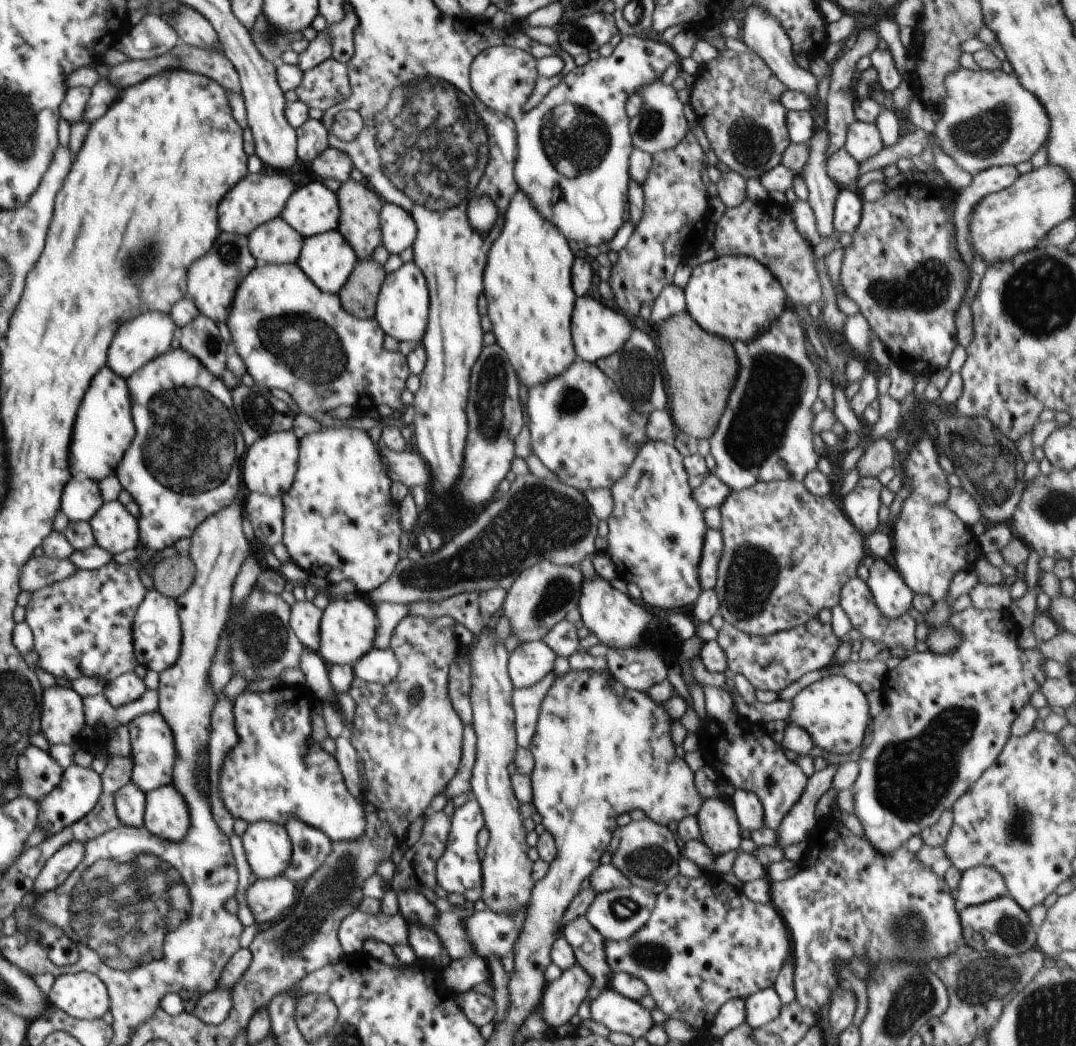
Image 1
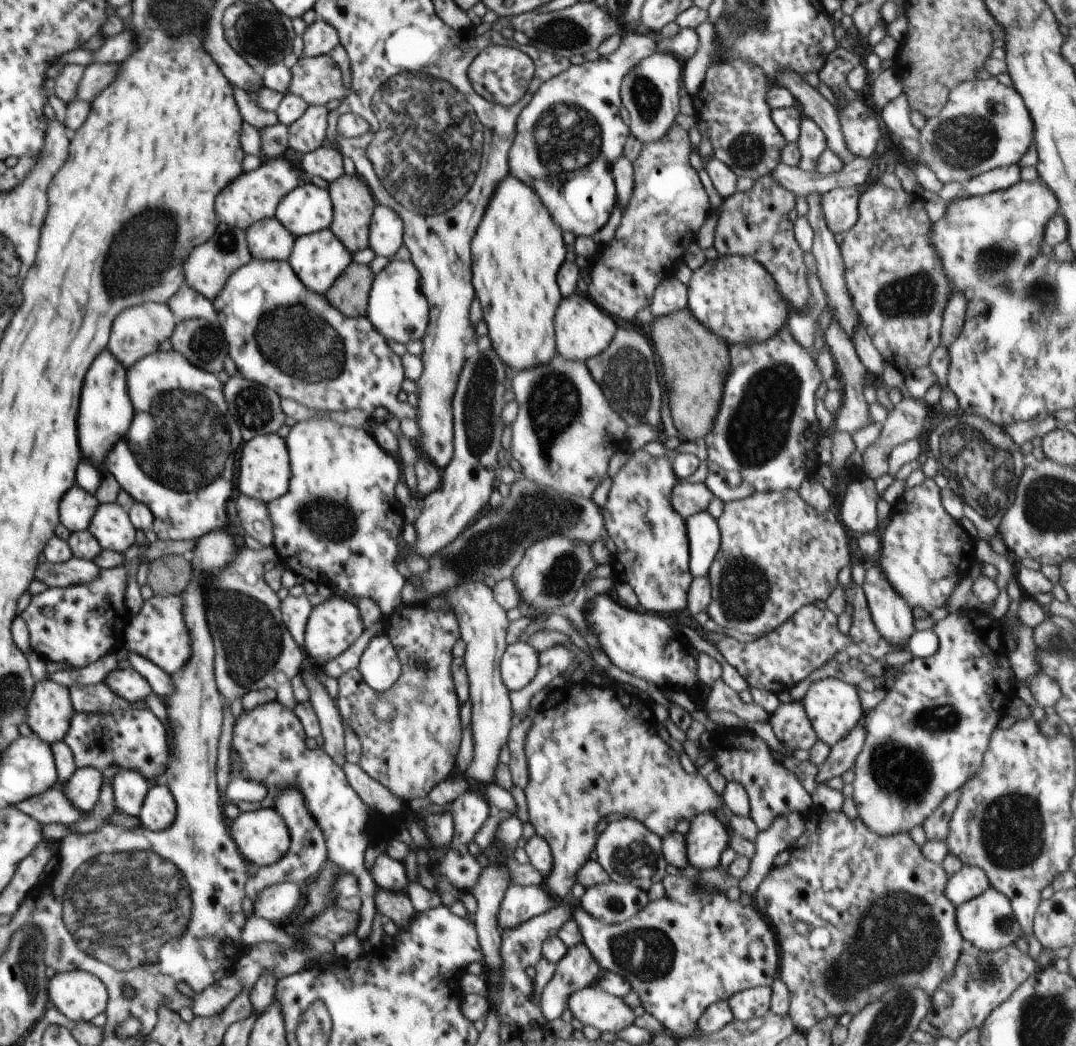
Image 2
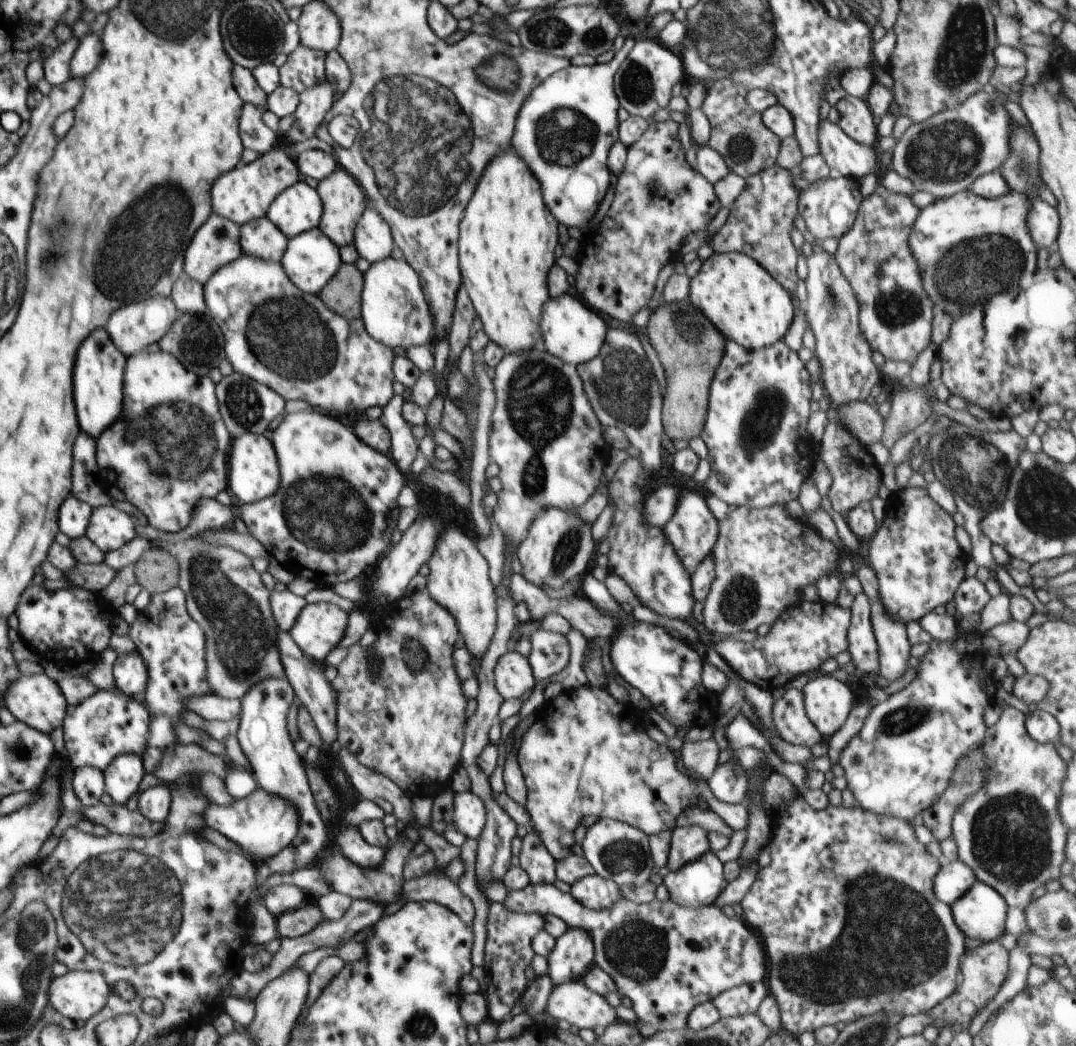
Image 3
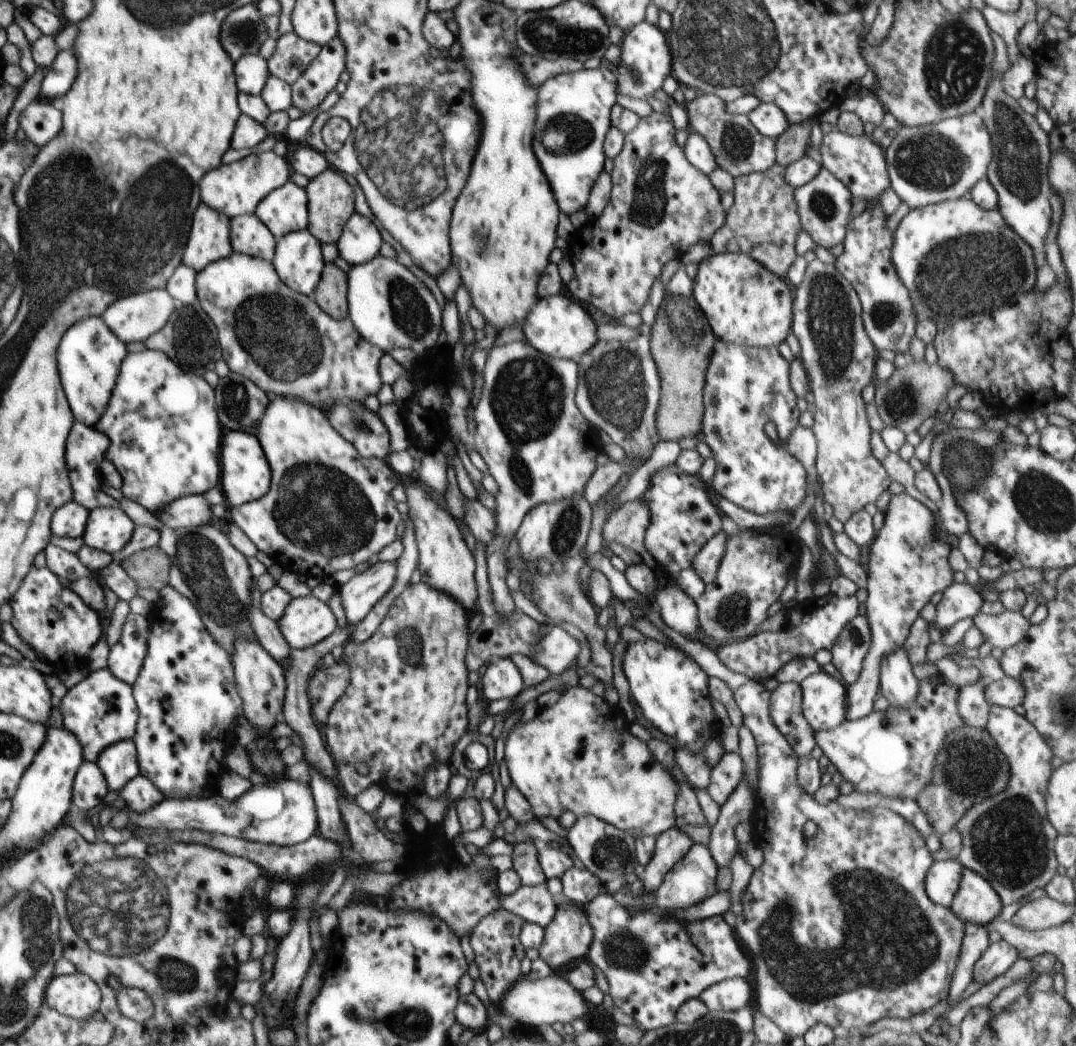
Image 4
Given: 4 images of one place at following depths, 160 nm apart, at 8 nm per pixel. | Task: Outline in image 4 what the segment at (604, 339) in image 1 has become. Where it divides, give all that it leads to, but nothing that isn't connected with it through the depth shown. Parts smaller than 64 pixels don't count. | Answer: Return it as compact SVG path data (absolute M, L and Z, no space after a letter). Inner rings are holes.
M560 293L540 298L523 324L526 340L541 353L578 362L598 342L597 325L590 314L572 298Z

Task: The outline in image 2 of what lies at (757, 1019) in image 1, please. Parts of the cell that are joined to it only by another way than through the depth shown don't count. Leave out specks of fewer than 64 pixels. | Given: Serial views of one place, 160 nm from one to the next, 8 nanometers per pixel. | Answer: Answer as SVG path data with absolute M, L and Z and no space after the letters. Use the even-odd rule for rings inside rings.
M754 987L734 994L728 1000L734 1020L752 1020L763 1017L771 1010L770 987Z

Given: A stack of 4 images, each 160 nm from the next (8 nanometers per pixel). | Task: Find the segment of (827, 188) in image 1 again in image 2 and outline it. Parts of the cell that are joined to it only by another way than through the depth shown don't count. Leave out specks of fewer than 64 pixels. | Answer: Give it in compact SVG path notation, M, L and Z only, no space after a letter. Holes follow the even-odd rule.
M806 115L801 120L801 133L797 140L801 159L799 167L809 173L818 173L818 159L827 149L827 138L822 129ZM810 193L807 194L806 197L809 208L806 218L814 233L814 244L811 252L813 253L814 258L816 258L816 274L821 282L821 287L828 298L827 304L830 304L832 307L832 320L838 321L842 325L842 328L849 334L849 337L852 338L855 328L858 326L858 321L854 320L852 314L850 314L850 306L853 306L853 304L846 288L843 256L839 244L836 243L836 238L834 237L835 234L827 227L822 208L822 195L818 193Z

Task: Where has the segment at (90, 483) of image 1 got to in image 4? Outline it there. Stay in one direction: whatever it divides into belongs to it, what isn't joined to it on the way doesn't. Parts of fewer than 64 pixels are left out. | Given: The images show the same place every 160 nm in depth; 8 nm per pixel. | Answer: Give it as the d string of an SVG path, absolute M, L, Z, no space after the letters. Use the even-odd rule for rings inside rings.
M76 501L64 503L52 516L52 534L78 538L84 534L90 511Z

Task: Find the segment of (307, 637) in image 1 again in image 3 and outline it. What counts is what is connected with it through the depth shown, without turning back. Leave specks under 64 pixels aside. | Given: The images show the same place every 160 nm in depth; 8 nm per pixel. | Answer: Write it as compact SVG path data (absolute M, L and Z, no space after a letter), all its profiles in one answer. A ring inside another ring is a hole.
M288 589L282 592L272 591L269 599L273 617L279 630L289 633L298 615L307 605L306 599Z

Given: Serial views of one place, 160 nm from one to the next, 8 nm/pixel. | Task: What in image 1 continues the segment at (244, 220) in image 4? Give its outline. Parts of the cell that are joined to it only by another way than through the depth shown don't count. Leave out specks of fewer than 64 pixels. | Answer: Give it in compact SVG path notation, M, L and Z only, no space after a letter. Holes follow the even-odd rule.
M281 216L255 228L247 237L252 256L262 265L296 263L304 240Z

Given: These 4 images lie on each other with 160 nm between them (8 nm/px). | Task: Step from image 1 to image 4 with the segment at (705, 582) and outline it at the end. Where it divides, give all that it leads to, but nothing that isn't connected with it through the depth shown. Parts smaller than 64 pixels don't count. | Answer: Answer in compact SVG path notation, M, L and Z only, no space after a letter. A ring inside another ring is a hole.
M676 464L659 470L652 477L651 487L640 498L651 510L651 523L645 532L645 547L651 556L652 562L658 564L667 574L675 576L678 572L692 567L694 558L701 552L704 544L708 542L716 532L721 530L722 512L712 504L710 500L708 484L699 476L692 476L682 472Z

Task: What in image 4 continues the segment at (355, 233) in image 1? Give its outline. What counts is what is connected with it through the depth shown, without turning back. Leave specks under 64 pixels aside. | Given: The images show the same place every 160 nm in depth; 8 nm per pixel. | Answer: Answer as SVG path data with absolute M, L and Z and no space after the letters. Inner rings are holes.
M328 168L309 180L305 187L309 200L309 223L307 229L321 243L337 243L348 219L355 213L354 190L334 168Z

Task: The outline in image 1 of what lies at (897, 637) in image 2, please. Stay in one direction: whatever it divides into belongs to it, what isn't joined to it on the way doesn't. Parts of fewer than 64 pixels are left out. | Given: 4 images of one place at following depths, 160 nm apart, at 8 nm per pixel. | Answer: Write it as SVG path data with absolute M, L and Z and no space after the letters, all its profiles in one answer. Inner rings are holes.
M876 559L869 568L868 588L881 613L888 618L904 616L912 607L913 590L889 559Z

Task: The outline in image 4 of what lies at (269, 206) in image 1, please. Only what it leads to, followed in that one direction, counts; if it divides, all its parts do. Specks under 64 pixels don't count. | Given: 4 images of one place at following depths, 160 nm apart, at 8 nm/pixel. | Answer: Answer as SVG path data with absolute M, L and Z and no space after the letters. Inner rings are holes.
M273 151L253 153L241 160L222 164L206 172L198 182L198 190L206 206L233 219L237 216L255 214L261 200L276 188L284 186L291 174L292 168L284 157L274 154Z

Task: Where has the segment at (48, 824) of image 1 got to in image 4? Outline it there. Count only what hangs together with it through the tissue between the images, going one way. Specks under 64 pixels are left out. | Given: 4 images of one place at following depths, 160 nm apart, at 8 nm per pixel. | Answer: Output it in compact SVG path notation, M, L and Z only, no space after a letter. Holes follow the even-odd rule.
M84 761L73 781L72 807L86 812L101 808L105 804L108 792L104 774L97 764Z

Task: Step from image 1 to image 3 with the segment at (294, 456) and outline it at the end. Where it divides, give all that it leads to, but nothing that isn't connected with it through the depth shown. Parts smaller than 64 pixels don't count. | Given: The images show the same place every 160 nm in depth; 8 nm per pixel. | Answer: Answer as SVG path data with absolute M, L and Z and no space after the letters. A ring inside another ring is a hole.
M246 433L233 440L229 454L228 489L240 502L255 503L271 497L279 490L280 481L277 454L271 440L256 433Z

